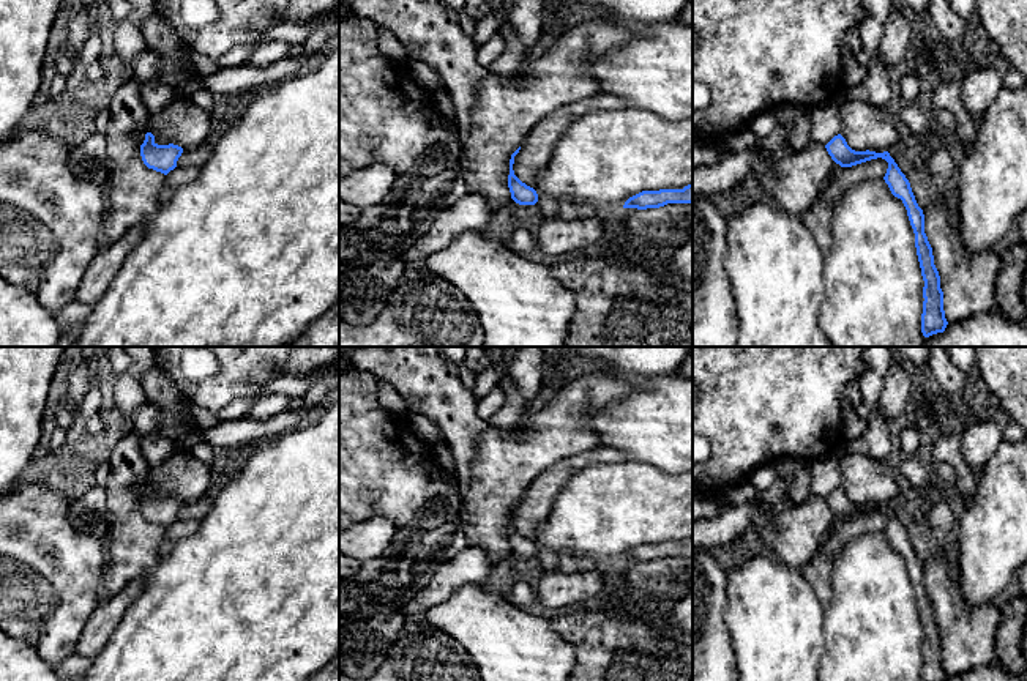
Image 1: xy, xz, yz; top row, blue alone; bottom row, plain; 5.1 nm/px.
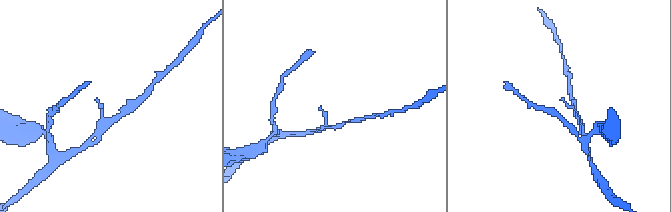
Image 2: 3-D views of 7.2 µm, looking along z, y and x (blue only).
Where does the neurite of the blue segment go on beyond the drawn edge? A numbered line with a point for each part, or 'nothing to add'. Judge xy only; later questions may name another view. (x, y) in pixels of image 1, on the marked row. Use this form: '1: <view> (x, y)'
nothing to add

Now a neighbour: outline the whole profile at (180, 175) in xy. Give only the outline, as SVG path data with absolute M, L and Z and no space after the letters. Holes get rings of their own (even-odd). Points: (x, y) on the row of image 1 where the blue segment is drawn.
M175 167L166 175L166 181L159 192L159 203L164 207L172 199L177 188L194 181L199 177L200 167Z

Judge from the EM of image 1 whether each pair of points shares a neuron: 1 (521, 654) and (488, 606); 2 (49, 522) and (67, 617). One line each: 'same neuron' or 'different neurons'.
1: same neuron
2: same neuron

